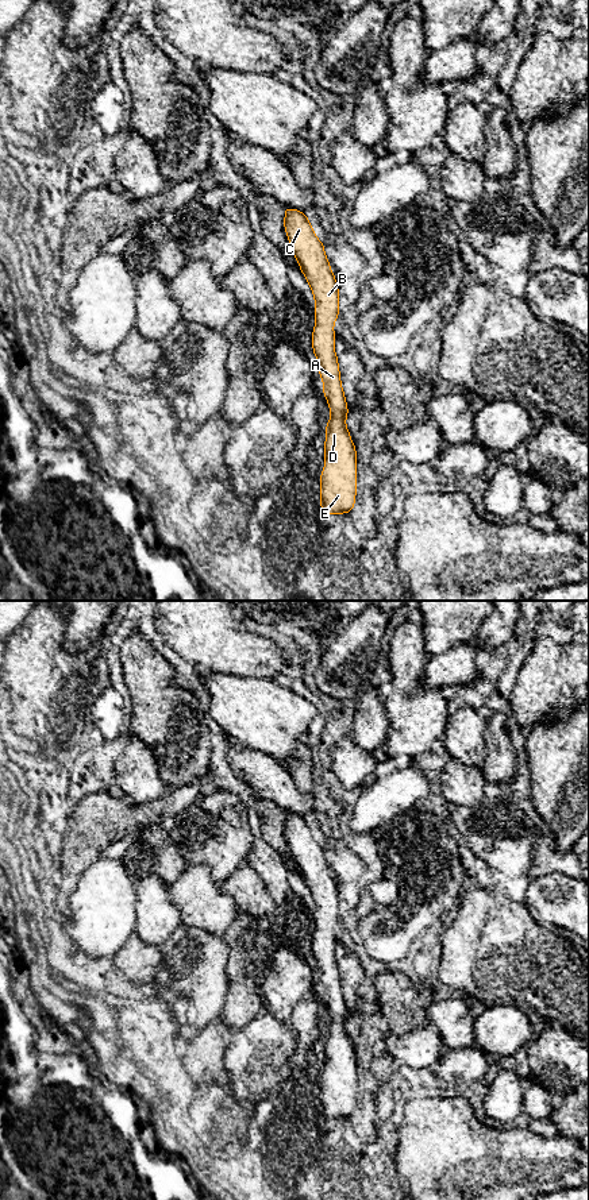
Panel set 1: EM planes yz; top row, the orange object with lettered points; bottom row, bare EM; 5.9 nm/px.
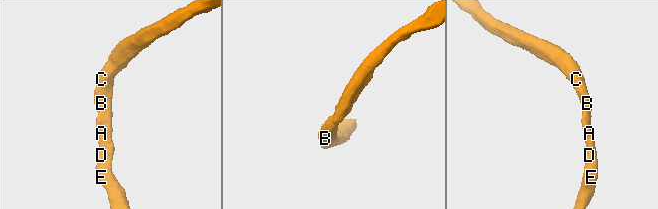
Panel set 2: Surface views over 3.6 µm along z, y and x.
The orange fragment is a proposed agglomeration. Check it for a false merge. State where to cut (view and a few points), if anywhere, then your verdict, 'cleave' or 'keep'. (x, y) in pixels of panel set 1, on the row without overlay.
cut none; keep

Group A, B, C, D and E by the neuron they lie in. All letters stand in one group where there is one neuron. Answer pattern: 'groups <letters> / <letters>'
groups A B C D E

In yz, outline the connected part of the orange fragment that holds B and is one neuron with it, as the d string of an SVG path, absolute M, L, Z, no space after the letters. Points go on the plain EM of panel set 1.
M284 811L284 831L293 860L311 891L315 903L312 954L319 968L331 1023L326 1031L326 1062L320 1079L320 1112L324 1119L349 1119L357 1100L357 1056L346 1031L349 1012L340 987L338 961L334 953L334 929L339 922L339 894L327 865L324 850L313 837L307 819Z

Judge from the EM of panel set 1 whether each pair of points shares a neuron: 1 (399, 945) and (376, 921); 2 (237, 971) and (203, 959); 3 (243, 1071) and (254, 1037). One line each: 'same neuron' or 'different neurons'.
1: same neuron
2: different neurons
3: same neuron

